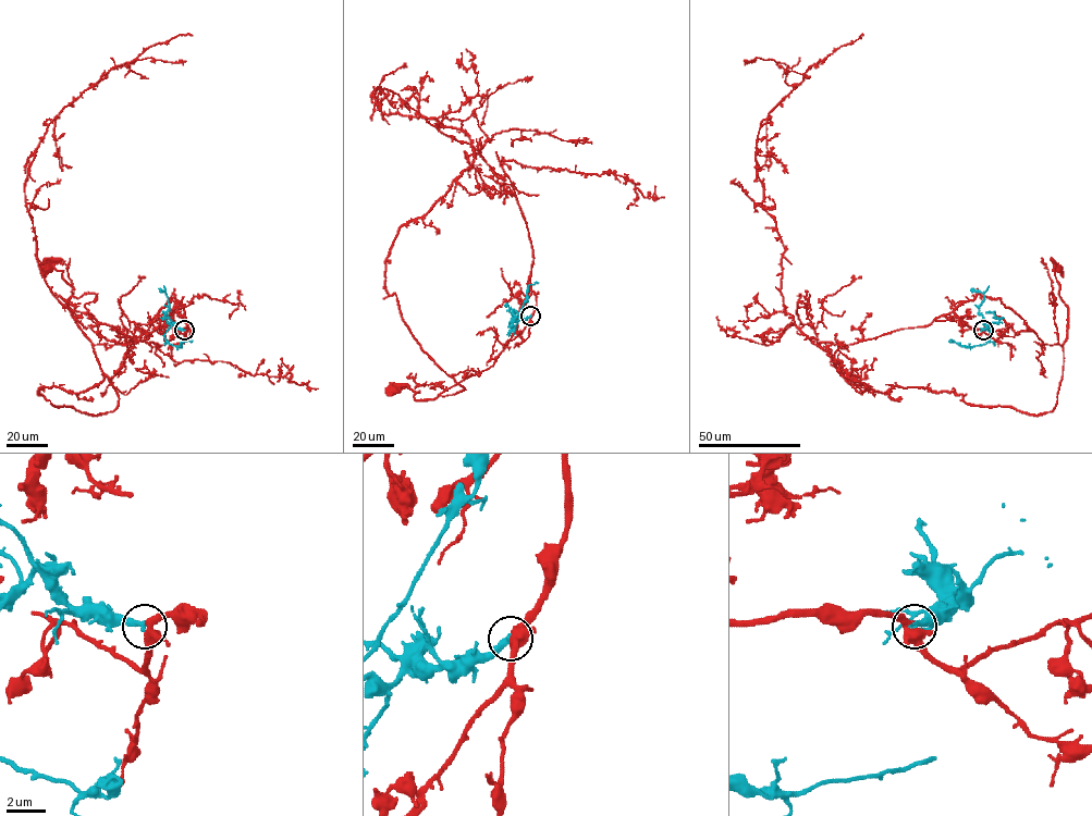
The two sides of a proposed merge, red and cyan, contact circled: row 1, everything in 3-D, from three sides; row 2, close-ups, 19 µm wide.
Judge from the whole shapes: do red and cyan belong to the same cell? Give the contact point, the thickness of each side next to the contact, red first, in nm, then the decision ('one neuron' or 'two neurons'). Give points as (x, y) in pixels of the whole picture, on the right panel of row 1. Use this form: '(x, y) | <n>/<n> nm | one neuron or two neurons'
(983, 330) | 440/360 nm | one neuron

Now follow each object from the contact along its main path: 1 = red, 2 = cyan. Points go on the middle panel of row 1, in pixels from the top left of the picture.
1: (530, 316), (530, 286), (517, 329), (487, 369), (433, 399), (416, 400), (419, 392), (407, 385), (393, 390)
2: (530, 316), (511, 323), (526, 300), (528, 286), (538, 282)

